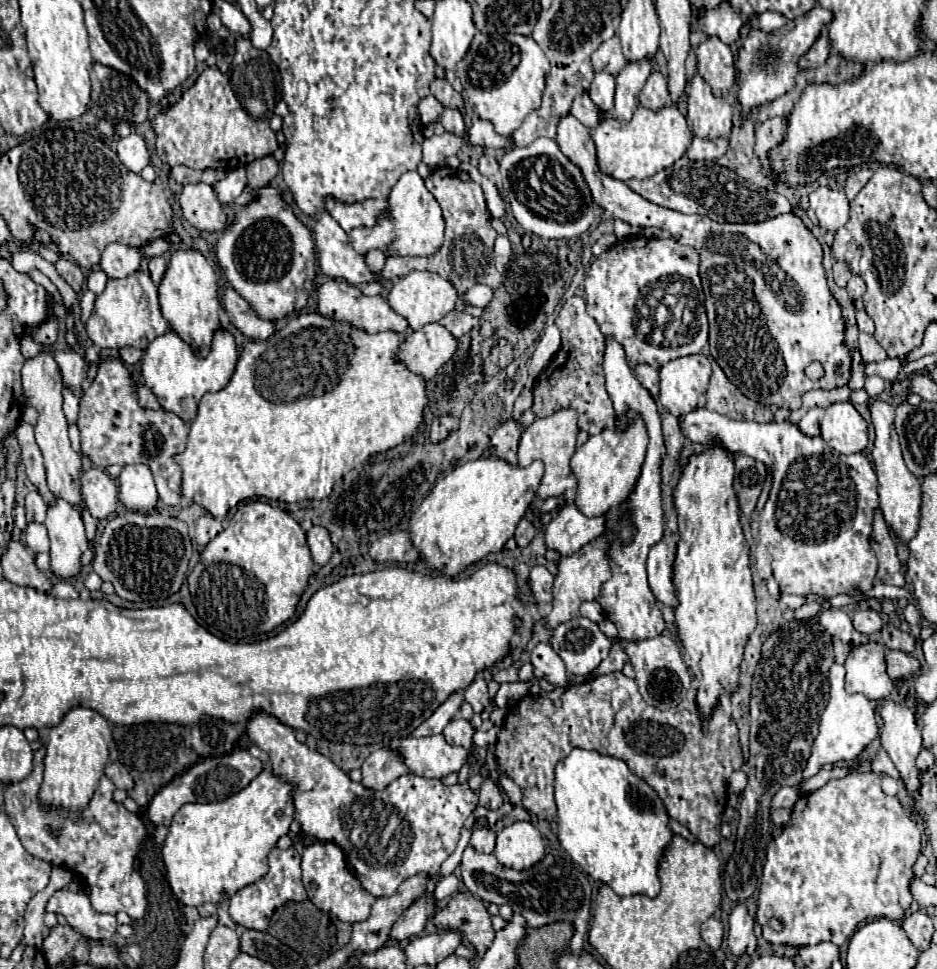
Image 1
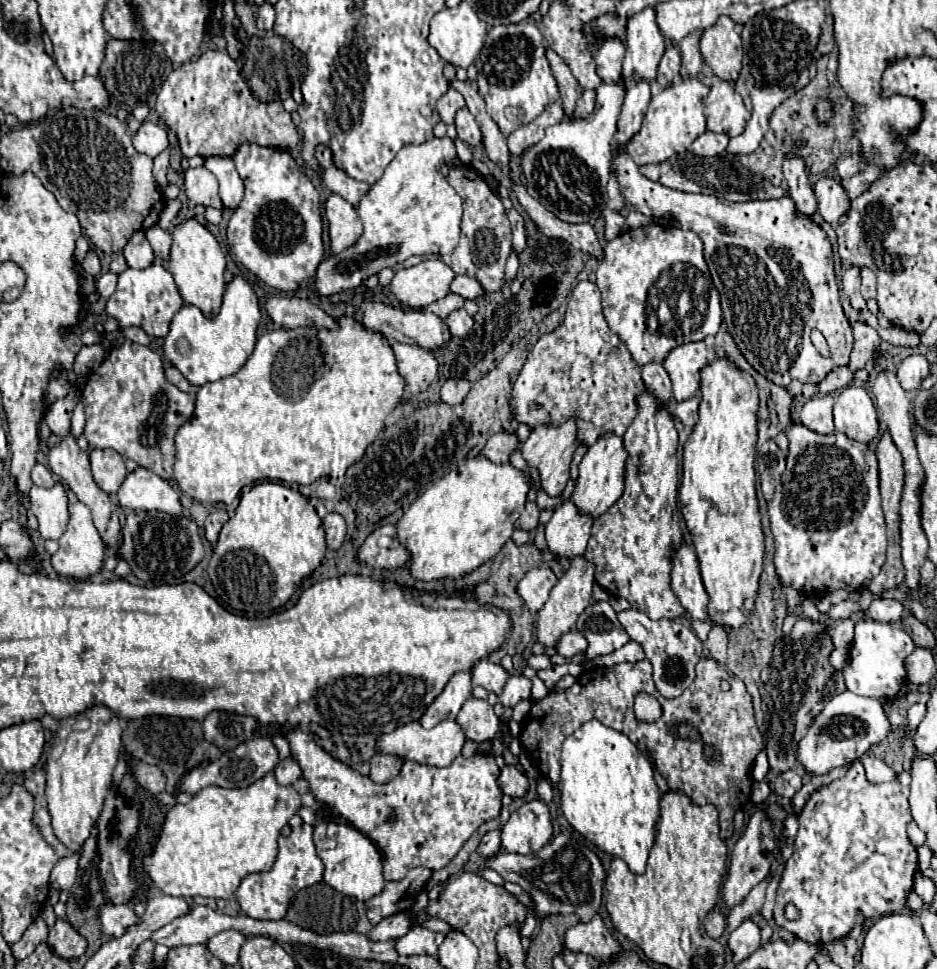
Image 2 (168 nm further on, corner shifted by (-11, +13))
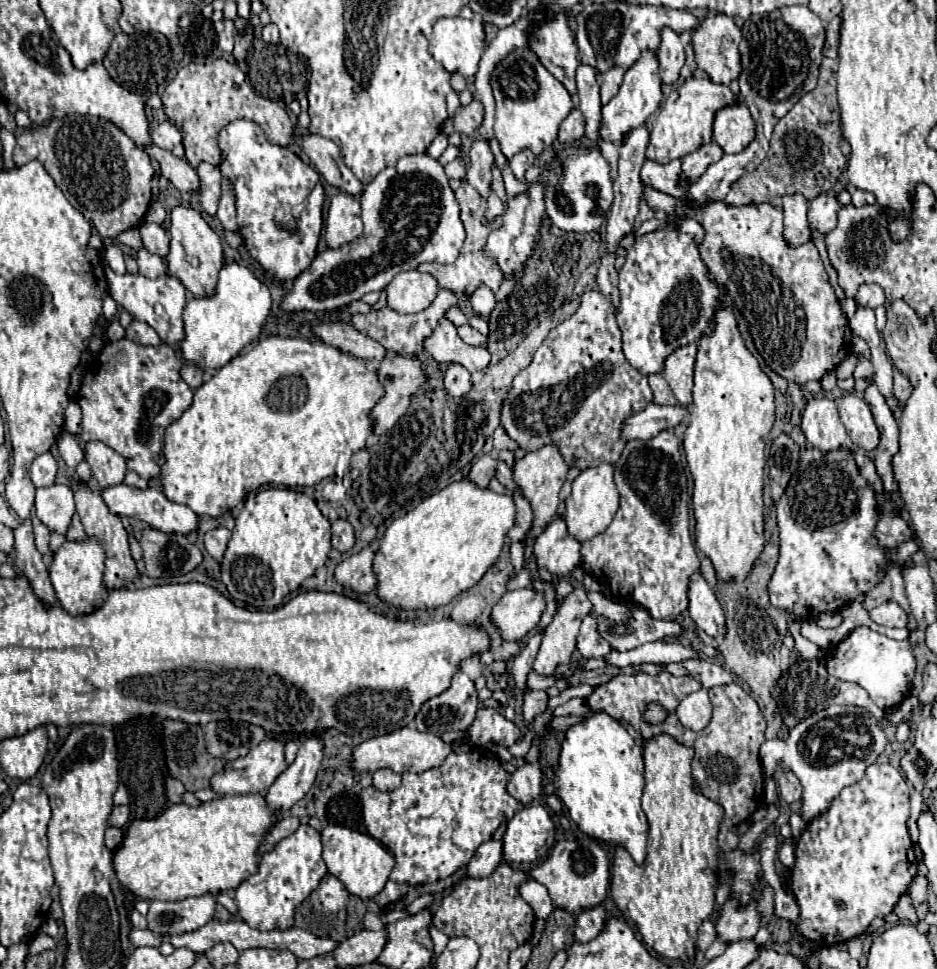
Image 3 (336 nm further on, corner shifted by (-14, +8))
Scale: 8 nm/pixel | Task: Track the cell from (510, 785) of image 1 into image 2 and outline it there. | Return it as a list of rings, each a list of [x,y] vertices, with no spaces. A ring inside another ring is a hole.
[[[545,778],[537,782],[537,793],[548,804],[553,800],[553,788]]]

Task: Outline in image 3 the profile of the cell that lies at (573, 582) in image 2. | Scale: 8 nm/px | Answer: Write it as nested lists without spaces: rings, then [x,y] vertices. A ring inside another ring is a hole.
[[[585,589],[571,591],[559,601],[553,621],[543,629],[541,649],[537,653],[533,669],[541,675],[553,675],[559,663],[569,663],[575,651],[575,639],[583,617],[591,613],[591,601]]]

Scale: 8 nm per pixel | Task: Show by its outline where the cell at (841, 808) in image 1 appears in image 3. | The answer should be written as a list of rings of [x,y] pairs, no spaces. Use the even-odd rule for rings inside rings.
[[[873,763],[867,767],[863,779],[859,779],[857,783],[845,787],[841,791],[839,797],[833,799],[833,803],[829,805],[829,809],[821,815],[817,815],[815,819],[811,819],[805,827],[805,831],[801,833],[799,837],[799,843],[795,847],[795,867],[793,867],[793,875],[791,875],[791,891],[795,895],[795,899],[799,899],[799,925],[797,925],[797,931],[813,941],[815,945],[819,947],[825,947],[825,945],[833,945],[833,943],[843,943],[851,937],[857,937],[865,931],[865,927],[871,923],[873,917],[881,917],[881,915],[887,915],[893,911],[893,907],[897,905],[899,897],[907,891],[907,887],[911,885],[913,877],[917,875],[917,857],[915,857],[915,851],[913,851],[913,841],[909,837],[909,831],[907,831],[907,819],[909,819],[909,787],[905,783],[905,777],[899,773],[899,769],[891,767],[889,763]]]

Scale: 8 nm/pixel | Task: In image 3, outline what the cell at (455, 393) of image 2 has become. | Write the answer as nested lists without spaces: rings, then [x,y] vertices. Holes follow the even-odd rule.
[[[449,365],[445,371],[445,391],[451,397],[463,397],[471,391],[471,375],[461,365]]]

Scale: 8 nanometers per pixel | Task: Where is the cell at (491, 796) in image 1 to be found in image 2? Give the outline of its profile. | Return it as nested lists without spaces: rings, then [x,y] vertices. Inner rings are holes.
[[[506,766],[506,768],[502,768],[498,786],[504,794],[508,794],[512,798],[522,798],[528,792],[528,778],[516,766]]]

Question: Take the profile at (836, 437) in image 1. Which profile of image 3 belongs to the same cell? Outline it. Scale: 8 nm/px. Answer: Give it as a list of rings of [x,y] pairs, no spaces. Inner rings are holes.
[[[855,393],[841,397],[839,417],[841,417],[853,445],[857,445],[865,451],[873,451],[879,445],[879,431],[877,431],[875,419],[871,415],[869,403],[863,397],[859,397]]]

